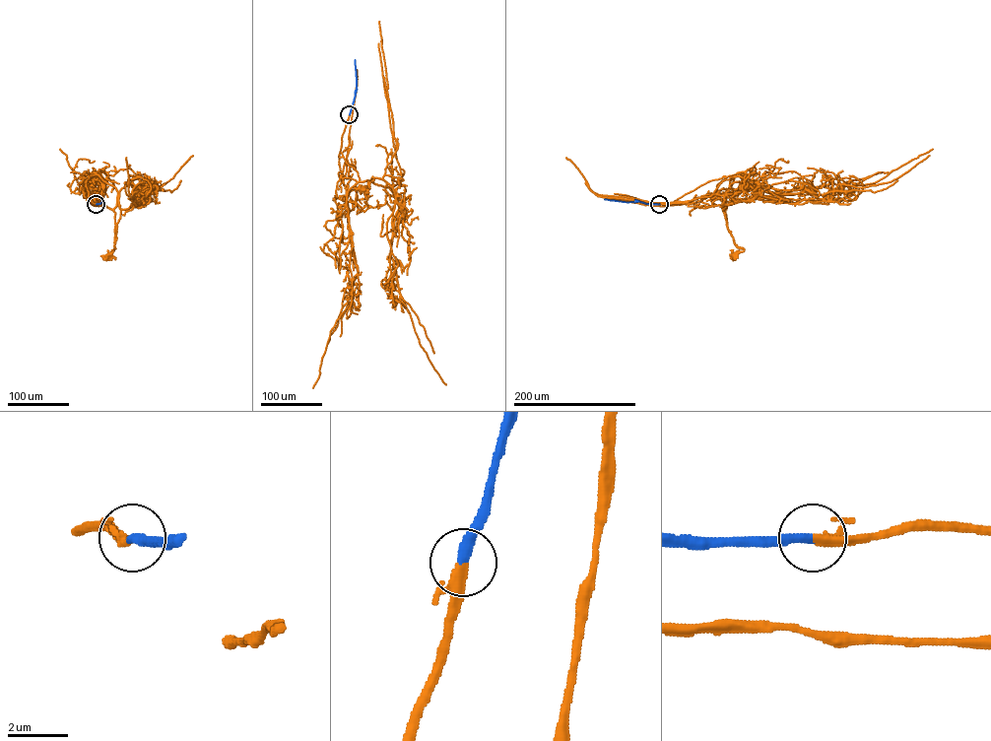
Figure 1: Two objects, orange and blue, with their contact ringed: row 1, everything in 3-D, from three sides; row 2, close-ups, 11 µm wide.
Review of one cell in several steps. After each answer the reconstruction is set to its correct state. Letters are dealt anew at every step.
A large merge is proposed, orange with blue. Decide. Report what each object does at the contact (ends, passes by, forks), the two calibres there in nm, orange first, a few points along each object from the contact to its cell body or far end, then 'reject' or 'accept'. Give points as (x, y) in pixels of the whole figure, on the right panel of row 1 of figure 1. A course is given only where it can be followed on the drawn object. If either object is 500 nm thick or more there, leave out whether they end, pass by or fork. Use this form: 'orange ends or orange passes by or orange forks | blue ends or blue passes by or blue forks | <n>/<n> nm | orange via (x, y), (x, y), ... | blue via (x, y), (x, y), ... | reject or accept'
orange passes by | blue ends | 240/340 nm | orange via (659, 204), (673, 202), (707, 182), (734, 174), (725, 191), (726, 225), (734, 243), (744, 249), (734, 257) | blue via (659, 204), (605, 199) | accept

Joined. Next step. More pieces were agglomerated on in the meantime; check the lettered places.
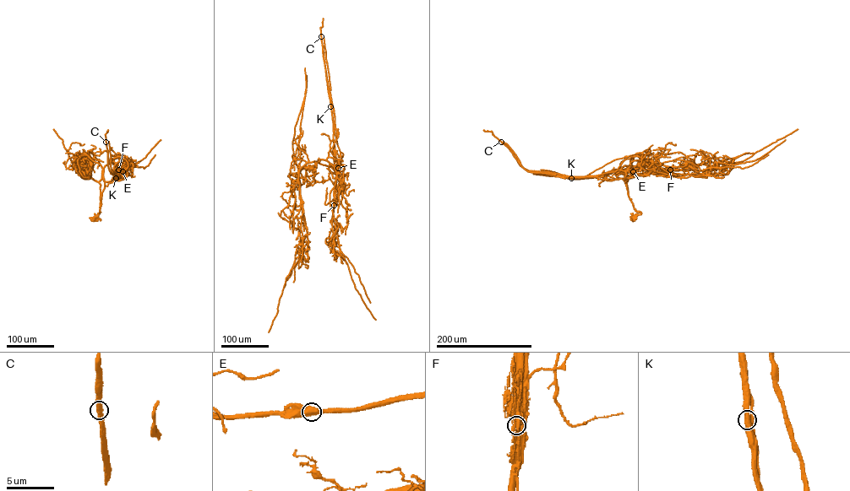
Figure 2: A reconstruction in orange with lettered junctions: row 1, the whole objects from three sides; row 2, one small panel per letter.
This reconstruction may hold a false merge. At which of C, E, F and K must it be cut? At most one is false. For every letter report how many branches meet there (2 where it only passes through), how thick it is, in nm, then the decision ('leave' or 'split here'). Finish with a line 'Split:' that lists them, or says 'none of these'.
C: 2 | 440 nm | leave
E: 2 | 700 nm | leave
F: 3 | 360 nm | split here
K: 2 | 550 nm | leave
Split: F

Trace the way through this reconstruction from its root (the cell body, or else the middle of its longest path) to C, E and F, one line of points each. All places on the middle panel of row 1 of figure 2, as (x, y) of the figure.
C: (310, 168), (313, 175), (318, 159), (320, 164), (333, 167), (343, 154), (335, 134), (321, 36)
E: (310, 168), (313, 175), (320, 159), (334, 166), (341, 185), (344, 182), (334, 203), (338, 168)
F: (310, 168), (313, 175), (316, 164), (320, 159), (334, 166), (341, 185), (344, 182), (340, 186), (334, 205)

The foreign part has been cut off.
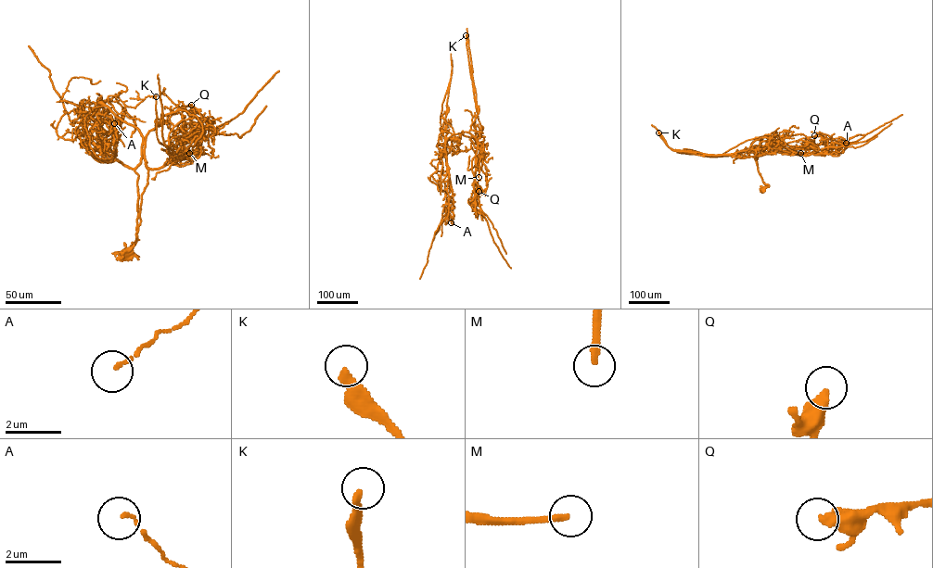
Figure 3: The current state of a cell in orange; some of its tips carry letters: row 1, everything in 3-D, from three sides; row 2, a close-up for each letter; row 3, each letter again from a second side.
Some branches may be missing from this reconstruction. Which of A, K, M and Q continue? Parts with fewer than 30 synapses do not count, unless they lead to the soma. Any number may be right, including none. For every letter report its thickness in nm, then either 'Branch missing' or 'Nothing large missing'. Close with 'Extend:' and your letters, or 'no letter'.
A: Thickness 110 nm. Nothing large missing
K: Thickness 260 nm. Nothing large missing
M: Thickness 220 nm. Branch missing
Q: Thickness 440 nm. Nothing large missing
Extend: M

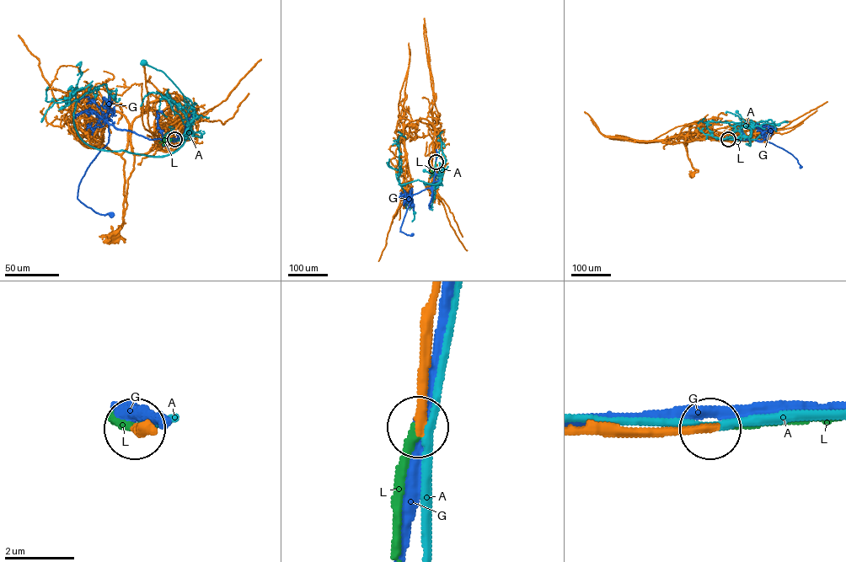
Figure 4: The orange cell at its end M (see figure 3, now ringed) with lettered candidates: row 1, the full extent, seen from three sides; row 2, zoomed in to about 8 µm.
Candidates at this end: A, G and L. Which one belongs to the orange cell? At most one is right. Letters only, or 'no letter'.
L

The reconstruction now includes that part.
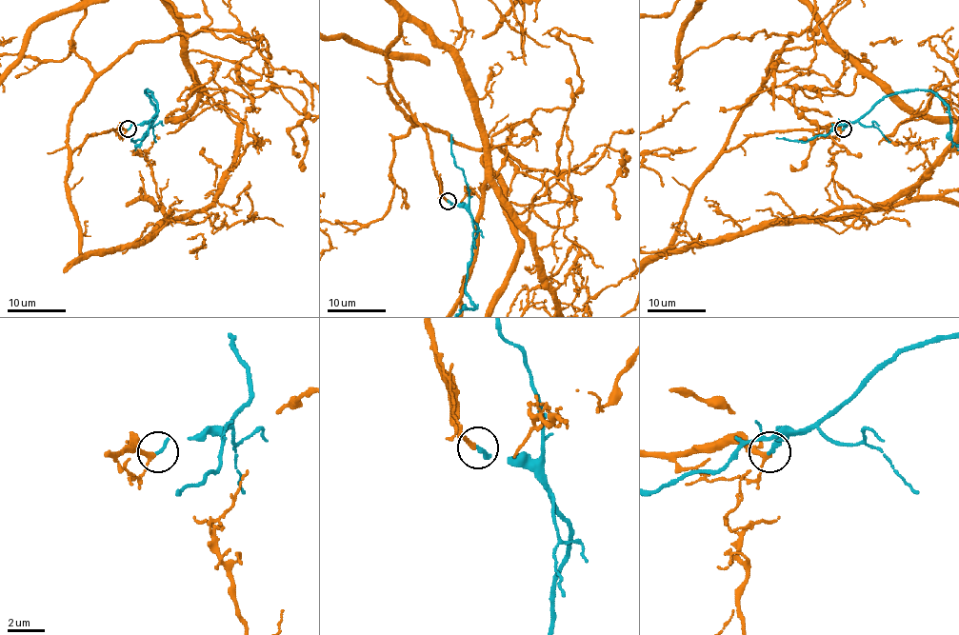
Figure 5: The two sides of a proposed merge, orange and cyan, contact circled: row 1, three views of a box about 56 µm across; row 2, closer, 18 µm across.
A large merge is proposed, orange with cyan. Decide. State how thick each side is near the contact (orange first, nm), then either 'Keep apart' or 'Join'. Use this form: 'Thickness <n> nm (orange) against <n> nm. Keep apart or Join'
Thickness 200 nm (orange) against 240 nm. Join

